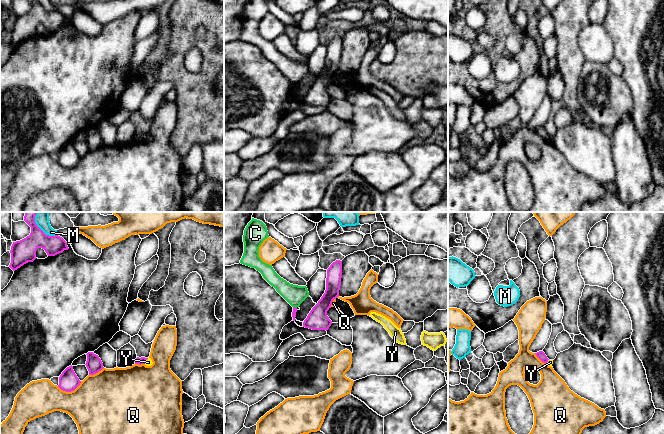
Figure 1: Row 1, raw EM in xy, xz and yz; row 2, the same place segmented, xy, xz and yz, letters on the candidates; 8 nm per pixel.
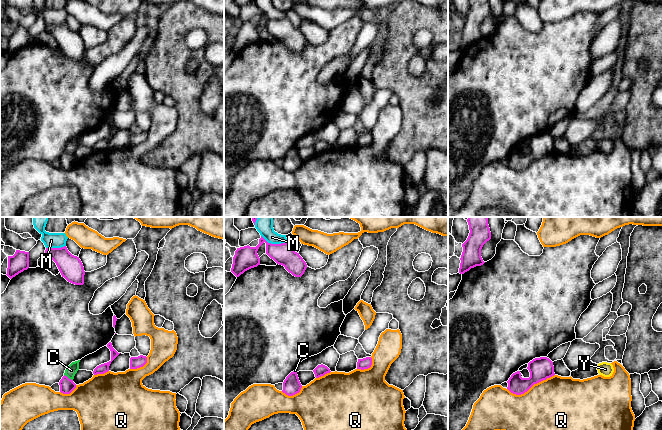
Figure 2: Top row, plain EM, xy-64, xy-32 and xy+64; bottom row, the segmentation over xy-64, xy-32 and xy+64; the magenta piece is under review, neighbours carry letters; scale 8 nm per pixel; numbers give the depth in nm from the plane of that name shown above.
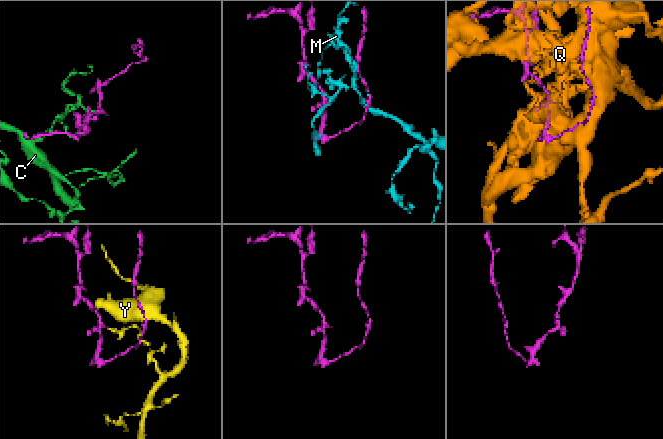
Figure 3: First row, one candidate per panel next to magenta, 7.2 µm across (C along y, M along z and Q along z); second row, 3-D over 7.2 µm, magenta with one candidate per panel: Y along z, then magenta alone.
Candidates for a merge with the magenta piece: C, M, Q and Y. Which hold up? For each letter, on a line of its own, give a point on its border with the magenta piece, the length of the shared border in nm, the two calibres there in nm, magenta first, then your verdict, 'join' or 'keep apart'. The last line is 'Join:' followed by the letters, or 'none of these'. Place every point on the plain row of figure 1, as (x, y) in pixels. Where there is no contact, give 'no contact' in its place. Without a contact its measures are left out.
C: meets magenta in xz at (294, 83); contact 40 nm long; 30 nm thick on the magenta side, 160 nm on the other; keep apart
M: meets magenta in xy at (47, 11); contact 200 nm long; 190 nm thick on the magenta side, 80 nm on the other; keep apart
Q: meets magenta in xy at (69, 167); contact 200 nm long; 160 nm thick on the magenta side, 420 nm on the other; keep apart
Y: meets magenta in xy at (145, 137); contact 60 nm long; 60 nm thick on the magenta side, 50 nm on the other; keep apart
Join: none of these

